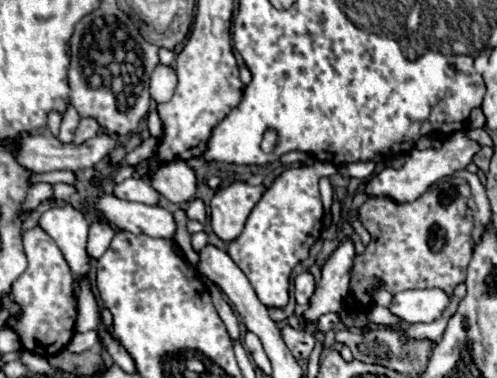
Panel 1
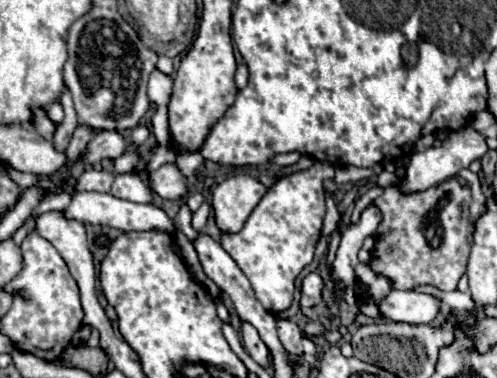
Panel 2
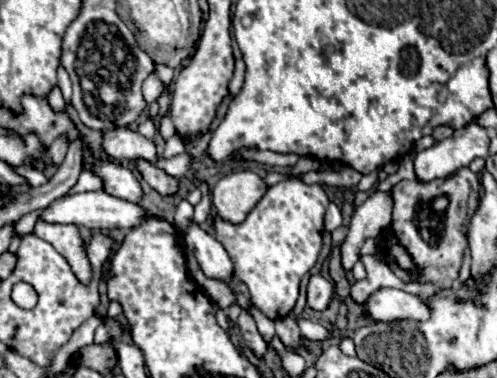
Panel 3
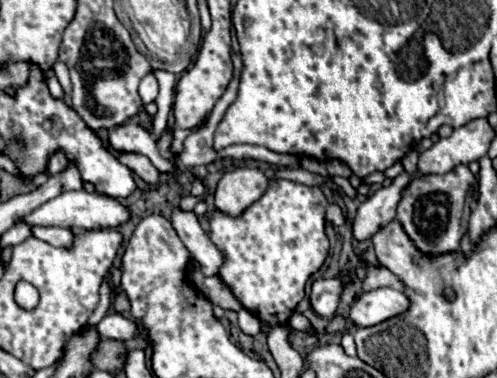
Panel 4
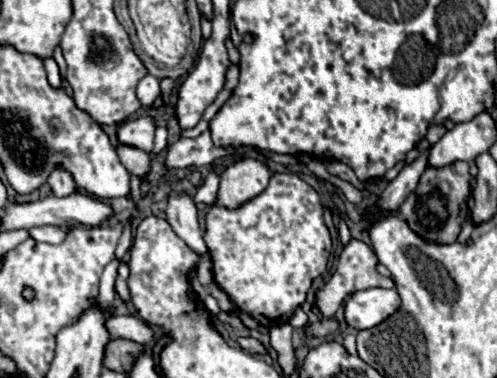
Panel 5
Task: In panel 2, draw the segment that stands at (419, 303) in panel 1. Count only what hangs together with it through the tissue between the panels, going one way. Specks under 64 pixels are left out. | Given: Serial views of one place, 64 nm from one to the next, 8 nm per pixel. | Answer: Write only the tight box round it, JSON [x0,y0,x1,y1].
[378,288,440,324]

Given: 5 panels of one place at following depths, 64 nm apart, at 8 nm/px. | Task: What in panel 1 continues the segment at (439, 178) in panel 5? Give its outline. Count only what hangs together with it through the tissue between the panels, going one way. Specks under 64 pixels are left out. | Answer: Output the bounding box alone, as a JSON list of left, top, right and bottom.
[350,176,476,310]

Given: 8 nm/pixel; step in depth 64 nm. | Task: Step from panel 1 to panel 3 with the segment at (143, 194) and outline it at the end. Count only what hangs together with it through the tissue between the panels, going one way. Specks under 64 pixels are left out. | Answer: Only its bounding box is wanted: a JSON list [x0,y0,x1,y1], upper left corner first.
[84,142,142,202]

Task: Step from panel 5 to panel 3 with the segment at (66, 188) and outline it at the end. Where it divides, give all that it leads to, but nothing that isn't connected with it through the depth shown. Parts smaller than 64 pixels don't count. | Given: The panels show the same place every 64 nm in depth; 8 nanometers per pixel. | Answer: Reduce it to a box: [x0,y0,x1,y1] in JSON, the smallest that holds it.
[48,136,68,166]

